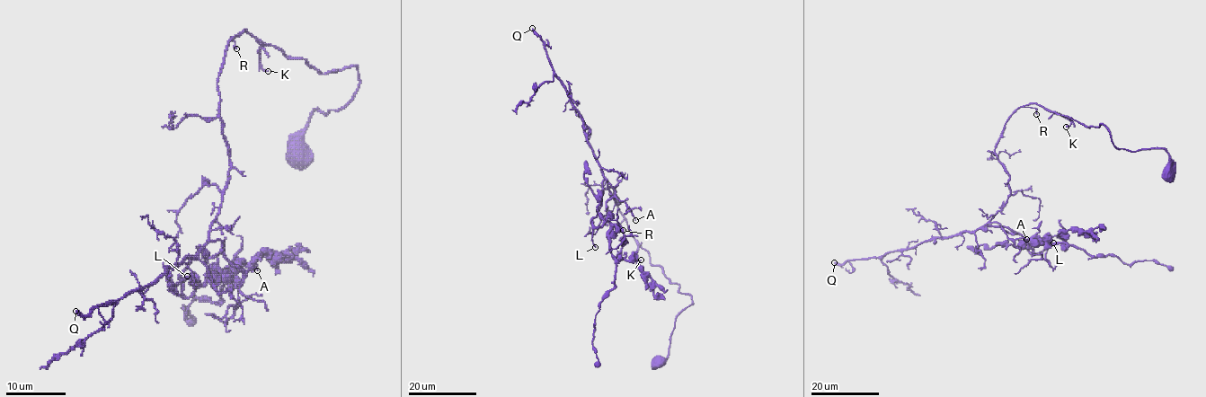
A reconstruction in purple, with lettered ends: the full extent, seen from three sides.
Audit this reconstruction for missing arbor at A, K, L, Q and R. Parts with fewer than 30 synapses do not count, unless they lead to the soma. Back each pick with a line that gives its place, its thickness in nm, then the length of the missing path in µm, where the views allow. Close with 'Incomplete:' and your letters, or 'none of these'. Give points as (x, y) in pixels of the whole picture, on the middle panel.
Q: Place: (532, 28). Thickness 340 nm. Missing length about 60 µm
Incomplete: Q

